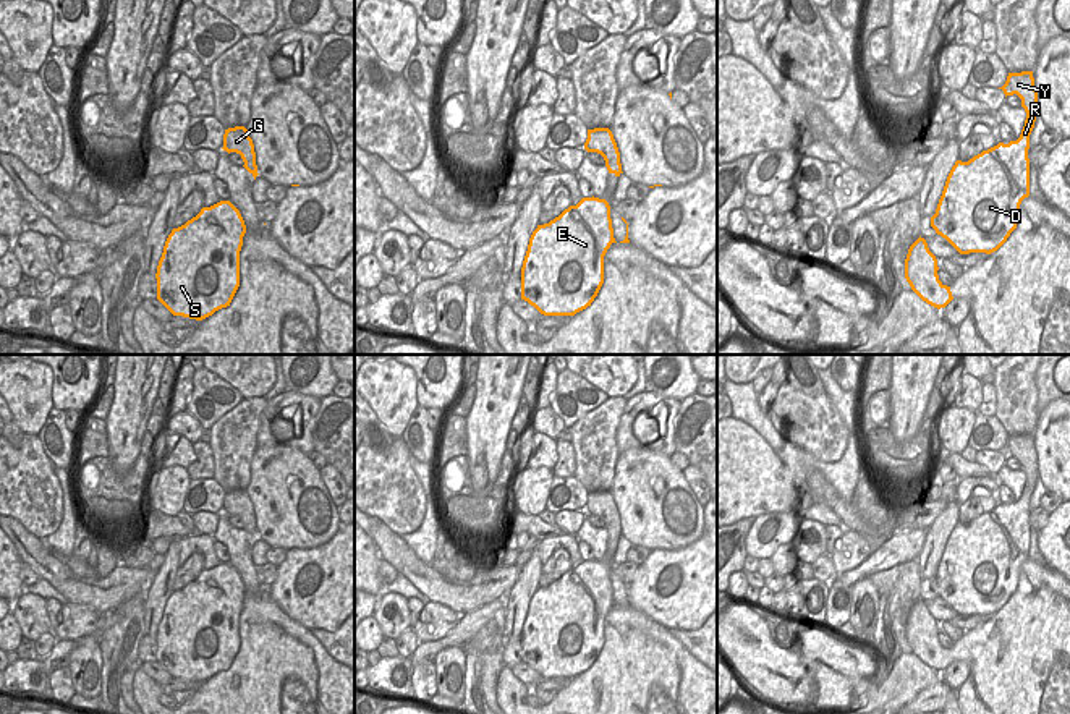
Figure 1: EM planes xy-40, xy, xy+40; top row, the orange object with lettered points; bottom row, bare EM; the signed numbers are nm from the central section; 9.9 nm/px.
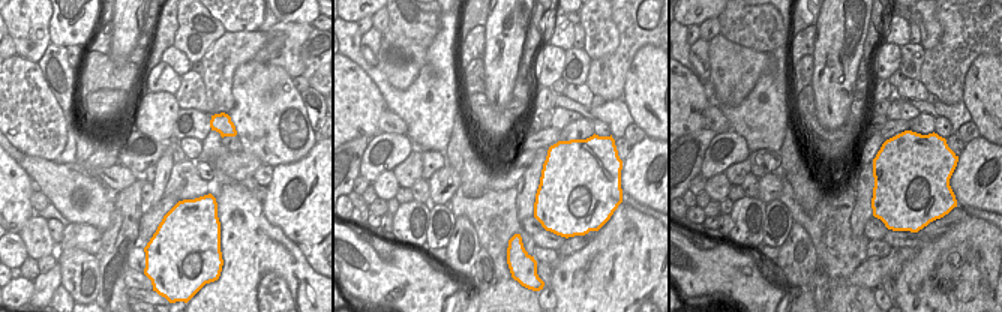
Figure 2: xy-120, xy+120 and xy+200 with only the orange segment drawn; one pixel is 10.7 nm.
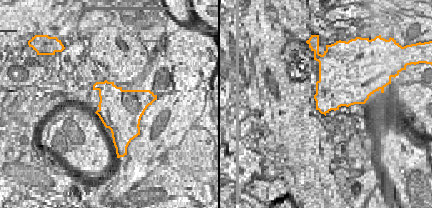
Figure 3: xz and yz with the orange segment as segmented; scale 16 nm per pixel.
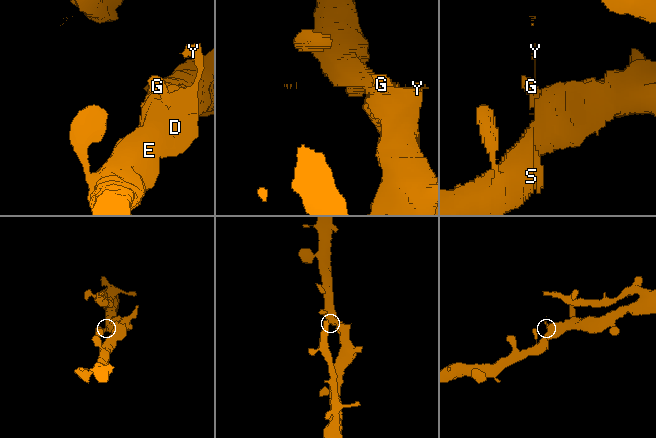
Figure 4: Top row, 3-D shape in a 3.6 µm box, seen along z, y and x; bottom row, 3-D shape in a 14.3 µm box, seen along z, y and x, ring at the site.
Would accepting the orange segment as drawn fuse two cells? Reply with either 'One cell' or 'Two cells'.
One cell

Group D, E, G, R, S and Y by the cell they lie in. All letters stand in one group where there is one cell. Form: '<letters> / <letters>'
D E G R S Y

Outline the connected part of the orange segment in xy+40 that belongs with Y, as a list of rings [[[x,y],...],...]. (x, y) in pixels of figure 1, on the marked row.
[[[1033,71],[1008,73],[999,89],[1021,99],[1026,120],[1020,138],[968,162],[957,160],[931,217],[936,233],[960,254],[997,251],[1017,228],[1020,204],[1030,196],[1030,134],[1039,113]]]

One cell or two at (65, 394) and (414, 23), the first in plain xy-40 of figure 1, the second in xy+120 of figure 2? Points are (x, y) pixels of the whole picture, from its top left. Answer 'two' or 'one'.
one

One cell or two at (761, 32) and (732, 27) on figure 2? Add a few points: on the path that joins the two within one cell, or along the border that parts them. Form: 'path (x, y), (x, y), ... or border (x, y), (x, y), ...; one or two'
path (753, 27), (740, 27); one

